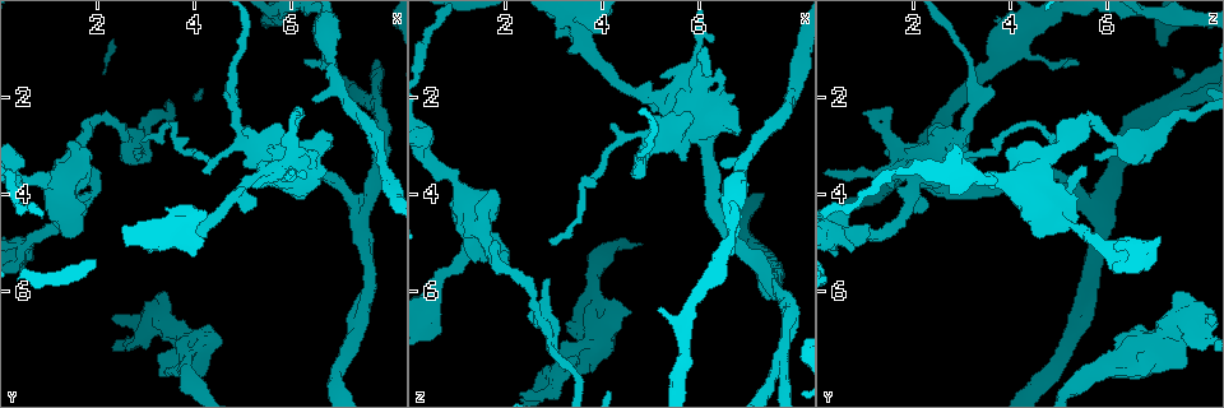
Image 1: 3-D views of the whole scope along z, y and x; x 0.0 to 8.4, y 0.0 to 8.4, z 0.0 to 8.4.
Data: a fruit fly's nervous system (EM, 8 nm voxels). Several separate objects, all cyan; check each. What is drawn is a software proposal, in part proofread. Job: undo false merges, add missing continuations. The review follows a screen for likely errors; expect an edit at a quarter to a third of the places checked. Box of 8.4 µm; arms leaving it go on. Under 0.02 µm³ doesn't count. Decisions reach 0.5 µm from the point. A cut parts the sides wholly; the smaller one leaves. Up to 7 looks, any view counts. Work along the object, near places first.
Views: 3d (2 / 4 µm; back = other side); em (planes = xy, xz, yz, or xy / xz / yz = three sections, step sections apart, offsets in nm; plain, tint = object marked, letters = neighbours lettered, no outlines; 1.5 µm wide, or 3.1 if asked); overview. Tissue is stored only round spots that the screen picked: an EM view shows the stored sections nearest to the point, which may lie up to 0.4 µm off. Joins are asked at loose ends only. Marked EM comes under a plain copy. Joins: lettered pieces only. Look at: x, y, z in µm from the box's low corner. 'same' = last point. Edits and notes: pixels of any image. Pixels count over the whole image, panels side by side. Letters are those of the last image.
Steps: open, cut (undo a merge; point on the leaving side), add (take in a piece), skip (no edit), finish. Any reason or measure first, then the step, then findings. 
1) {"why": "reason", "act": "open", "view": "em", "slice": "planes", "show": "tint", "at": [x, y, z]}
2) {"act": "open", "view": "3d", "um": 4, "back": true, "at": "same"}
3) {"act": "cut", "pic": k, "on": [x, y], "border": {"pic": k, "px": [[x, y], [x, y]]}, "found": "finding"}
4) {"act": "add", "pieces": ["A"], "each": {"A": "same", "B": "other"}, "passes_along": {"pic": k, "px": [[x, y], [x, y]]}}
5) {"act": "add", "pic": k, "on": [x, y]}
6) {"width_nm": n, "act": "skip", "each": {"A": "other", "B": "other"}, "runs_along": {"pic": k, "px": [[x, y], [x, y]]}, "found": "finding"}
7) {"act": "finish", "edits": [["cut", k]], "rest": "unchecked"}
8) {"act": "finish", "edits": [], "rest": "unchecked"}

{"why": "free end", "act": "open", "view": "em", "slice": "planes", "show": "tint", "at": [3.25, 7.70, 6.80]}

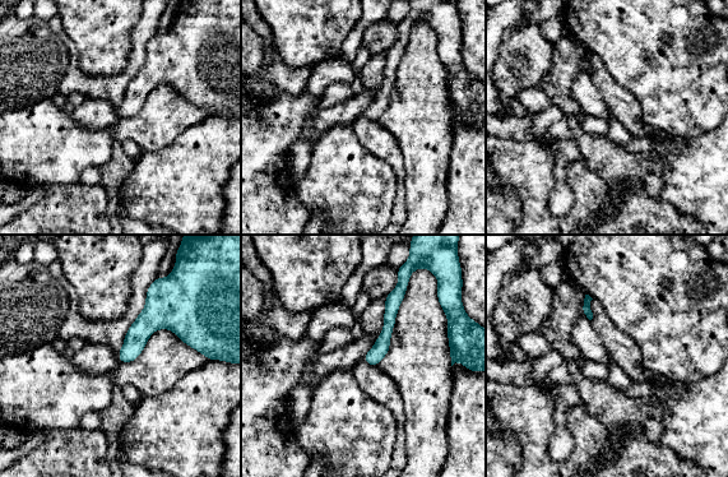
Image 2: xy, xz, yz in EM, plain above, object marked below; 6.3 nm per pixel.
{"act": "open", "view": "em", "slice": "planes", "show": "letters", "at": "same"}

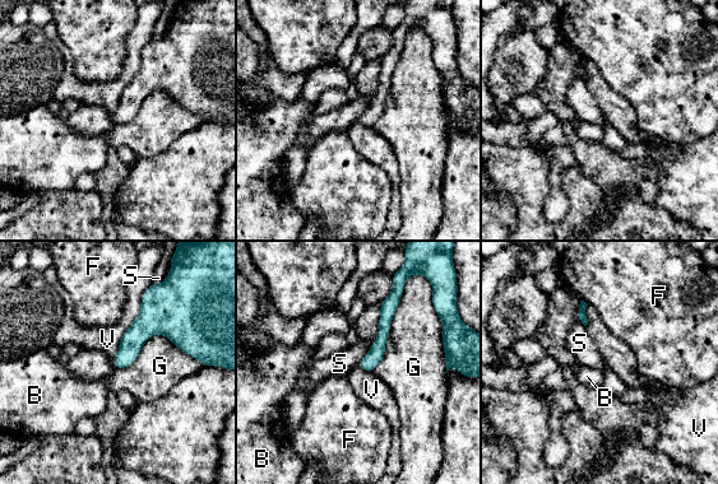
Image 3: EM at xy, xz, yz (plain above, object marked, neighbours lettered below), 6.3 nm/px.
{"act": "skip", "each": {"B": "other", "F": "other", "G": "other", "S": "other", "V": "other"}, "border": {"pic": 3, "px": [[373, 344], [357, 366]]}, "found": "none of them fits"}

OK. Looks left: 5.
{"why": "three-way junction", "act": "open", "view": "em", "slice": "planes", "show": "letters", "at": [7.65, 2.05, 7.55]}

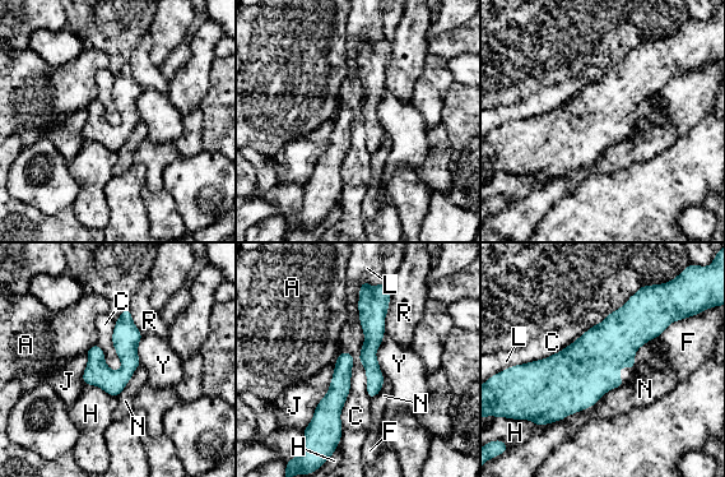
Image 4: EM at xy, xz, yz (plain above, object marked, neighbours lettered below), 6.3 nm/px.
{"act": "skip", "each": {"A": "other", "C": "other", "F": "other", "H": "other", "J": "other", "L": "other", "N": "other", "R": "other", "Y": "other"}, "runs_along": {"pic": 4, "px": [[365, 288], [371, 299], [372, 393]]}, "found": "continuous, no second cell"}

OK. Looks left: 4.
{"why": "branch stops here", "act": "open", "view": "em", "slice": "planes", "show": "letters", "at": [6.45, 2.10, 3.40]}

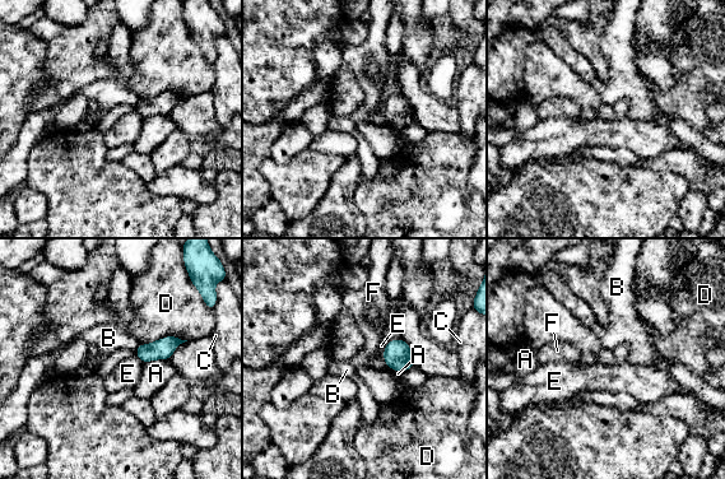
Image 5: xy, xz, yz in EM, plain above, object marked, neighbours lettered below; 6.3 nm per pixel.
{"width_nm": 130, "longest_contact_nm": ["D", 300], "act": "skip", "each": {"A": "other", "B": "other", "C": "other", "D": "other", "E": "other", "F": "other"}, "found": "no lettered piece goes on from it"}

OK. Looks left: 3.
{"act": "finish", "edits": [], "rest": "unchecked"}

